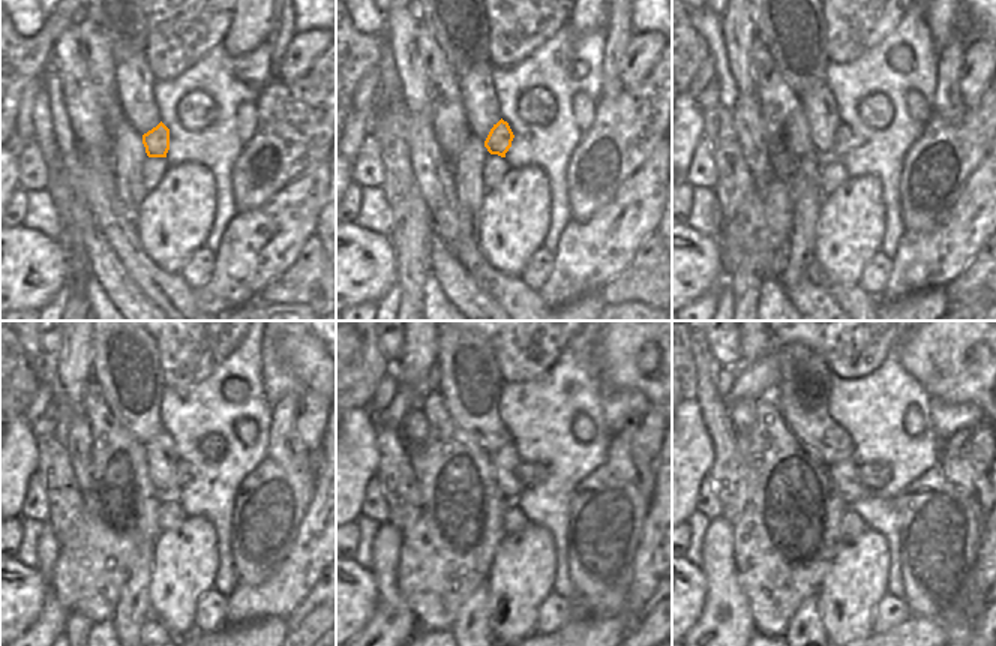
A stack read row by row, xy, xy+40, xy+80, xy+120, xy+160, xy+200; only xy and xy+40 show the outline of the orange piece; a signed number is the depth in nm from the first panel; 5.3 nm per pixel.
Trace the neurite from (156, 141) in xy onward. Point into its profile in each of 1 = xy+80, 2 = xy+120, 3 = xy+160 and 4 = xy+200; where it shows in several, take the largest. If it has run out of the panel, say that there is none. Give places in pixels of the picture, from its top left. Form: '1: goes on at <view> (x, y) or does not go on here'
1: goes on at xy+80 (843, 141)
2: goes on at xy+120 (183, 471)
3: goes on at xy+160 (530, 474)
4: goes on at xy+200 (875, 475)

